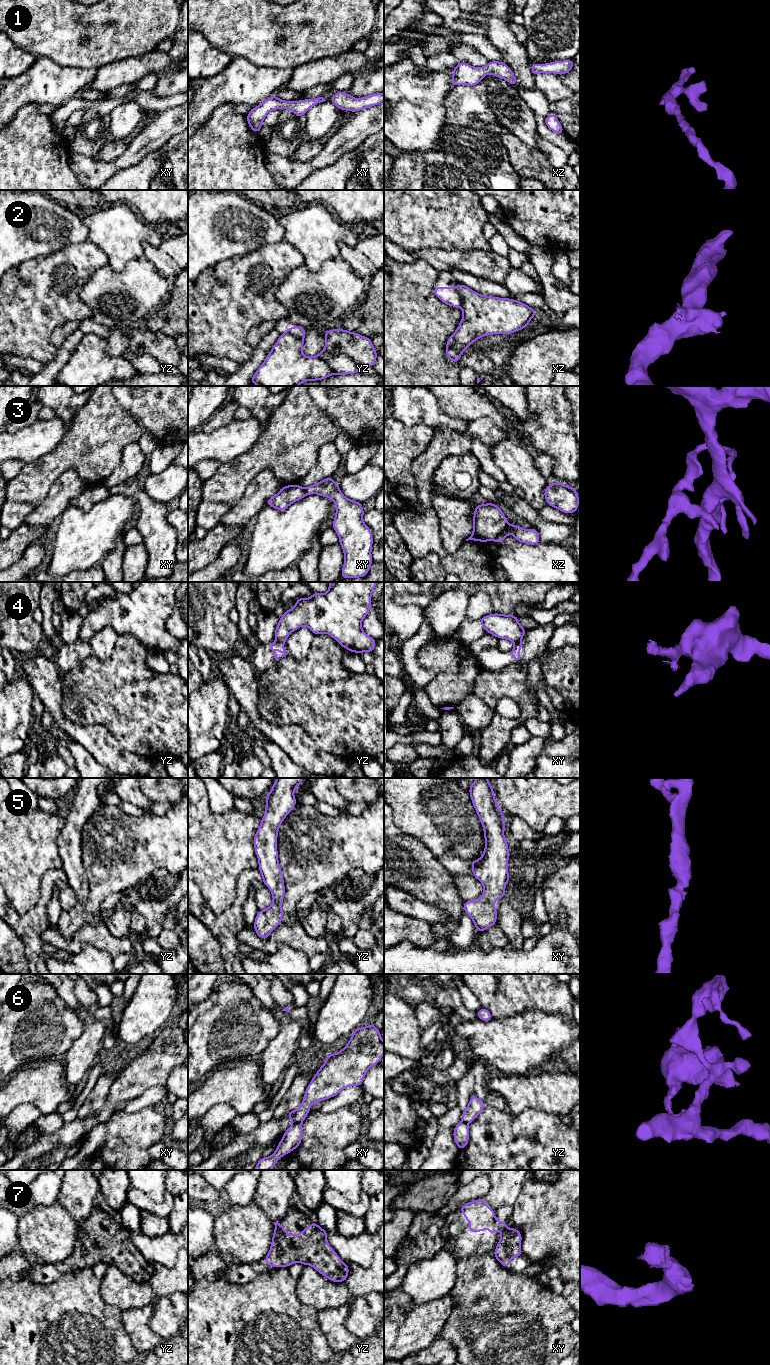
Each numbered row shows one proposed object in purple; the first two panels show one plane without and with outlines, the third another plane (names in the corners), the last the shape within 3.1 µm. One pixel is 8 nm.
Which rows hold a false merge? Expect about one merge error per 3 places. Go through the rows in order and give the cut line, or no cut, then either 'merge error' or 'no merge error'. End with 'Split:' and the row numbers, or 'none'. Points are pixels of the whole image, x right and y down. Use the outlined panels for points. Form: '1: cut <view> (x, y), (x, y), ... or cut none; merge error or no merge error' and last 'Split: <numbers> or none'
1: cut none; no merge error
2: cut yz (323, 349), (333, 355), (347, 355), (359, 368); merge error
3: cut xz (508, 524), (494, 540); merge error
4: cut yz (277, 640), (283, 642); merge error
5: cut none; no merge error
6: cut xy (301, 1121), (293, 1124); merge error
7: cut xy (506, 1227), (502, 1232); merge error
Split: 2, 3, 4, 6, 7

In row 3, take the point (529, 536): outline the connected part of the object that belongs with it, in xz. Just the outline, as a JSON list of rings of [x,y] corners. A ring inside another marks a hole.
[[[516,524],[508,525],[506,529],[496,538],[495,542],[500,543],[511,533],[513,537],[521,543],[537,545],[540,543],[539,531],[535,528],[524,529]]]

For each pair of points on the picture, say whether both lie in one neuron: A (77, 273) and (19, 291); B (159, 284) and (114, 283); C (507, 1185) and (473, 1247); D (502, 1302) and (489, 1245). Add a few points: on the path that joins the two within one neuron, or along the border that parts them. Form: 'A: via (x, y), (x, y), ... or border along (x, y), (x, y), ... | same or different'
A: via (63, 274), (44, 291), (33, 291) | same
B: via (148, 284), (125, 284) | same
C: via (500, 1200), (473, 1232) | same
D: border along (492, 1253), (468, 1258) | different

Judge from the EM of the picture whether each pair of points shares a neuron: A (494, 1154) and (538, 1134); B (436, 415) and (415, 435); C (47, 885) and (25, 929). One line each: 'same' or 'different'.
A: same
B: different
C: same

